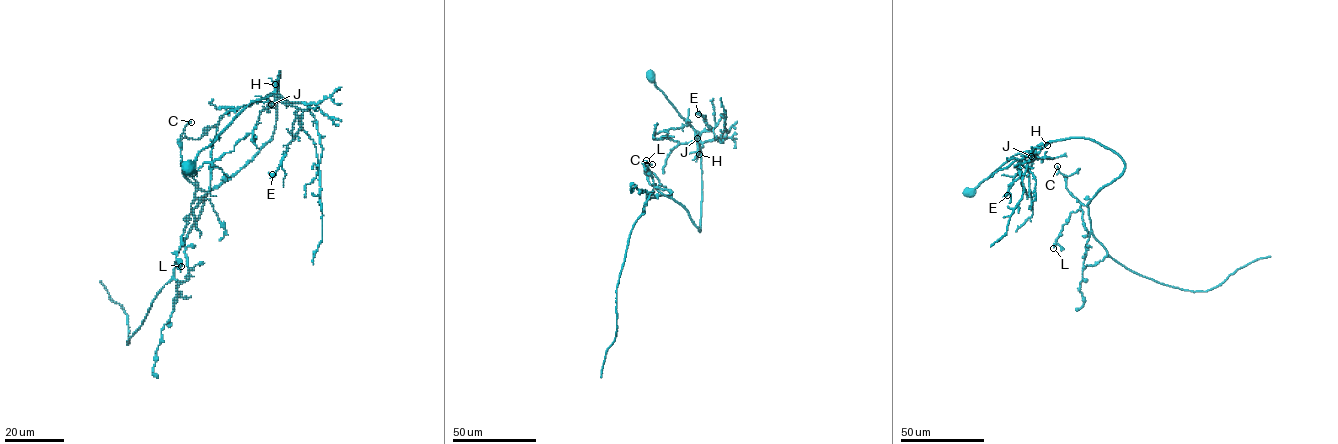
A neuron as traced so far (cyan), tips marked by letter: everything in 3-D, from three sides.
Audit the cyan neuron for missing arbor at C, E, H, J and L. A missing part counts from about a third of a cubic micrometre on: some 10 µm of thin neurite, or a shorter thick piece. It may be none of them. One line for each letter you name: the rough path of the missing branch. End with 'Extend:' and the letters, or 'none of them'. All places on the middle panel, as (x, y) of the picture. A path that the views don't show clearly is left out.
Extend: C

